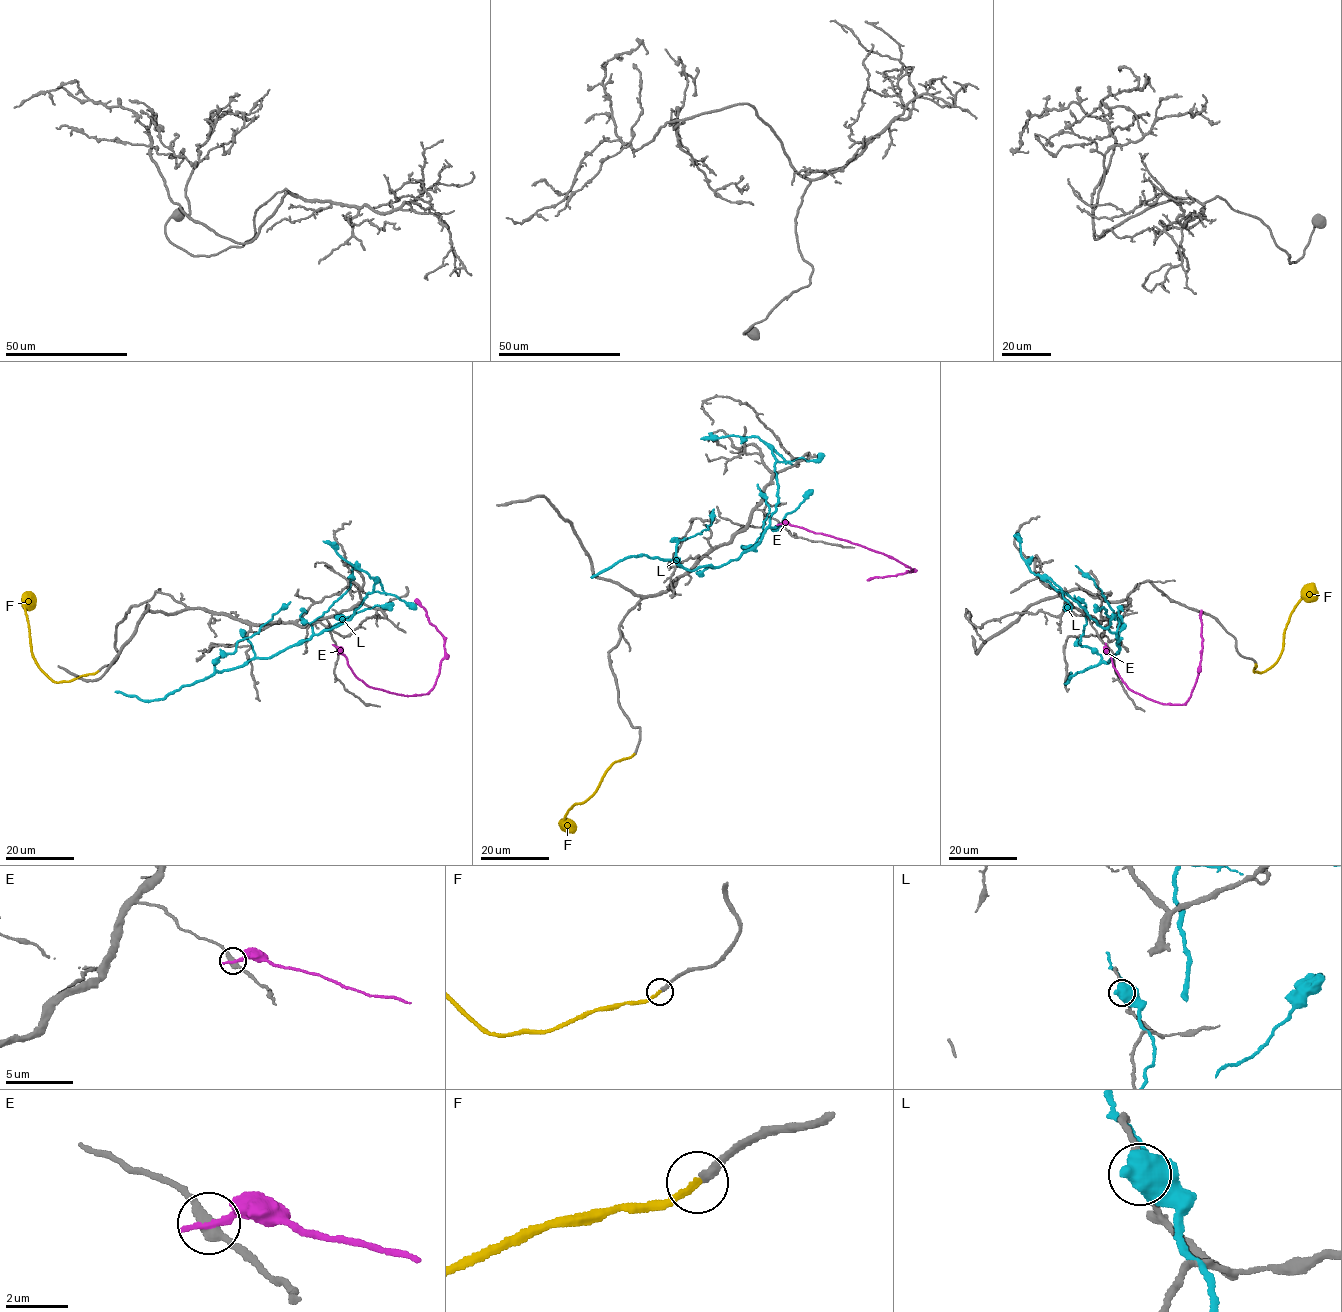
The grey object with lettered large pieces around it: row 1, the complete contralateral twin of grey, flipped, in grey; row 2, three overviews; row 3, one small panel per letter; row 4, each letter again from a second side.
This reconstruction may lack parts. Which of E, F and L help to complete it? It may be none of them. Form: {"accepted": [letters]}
{"accepted": ["F"]}

